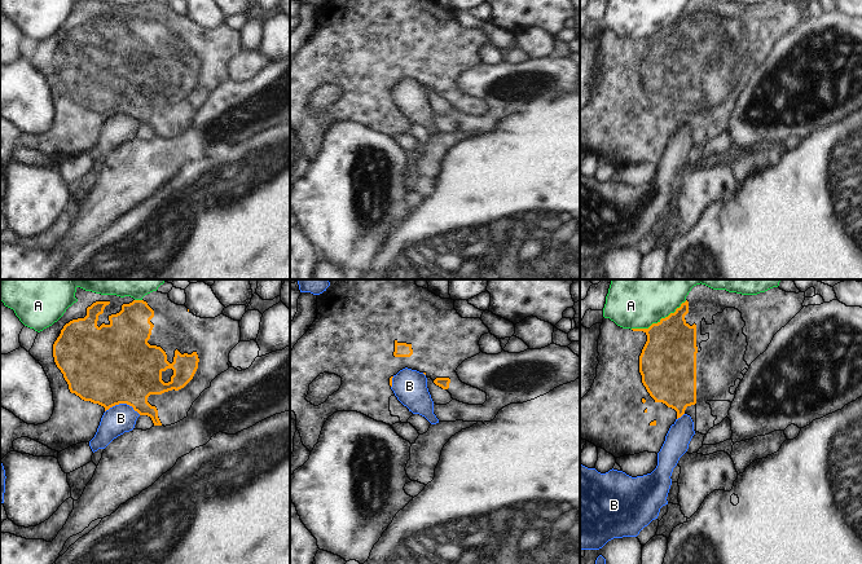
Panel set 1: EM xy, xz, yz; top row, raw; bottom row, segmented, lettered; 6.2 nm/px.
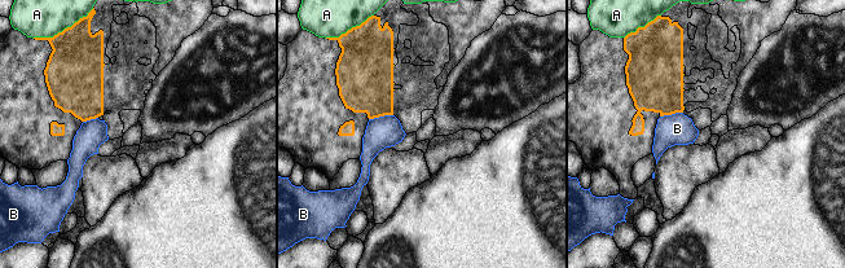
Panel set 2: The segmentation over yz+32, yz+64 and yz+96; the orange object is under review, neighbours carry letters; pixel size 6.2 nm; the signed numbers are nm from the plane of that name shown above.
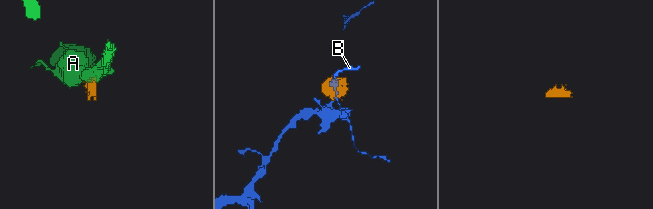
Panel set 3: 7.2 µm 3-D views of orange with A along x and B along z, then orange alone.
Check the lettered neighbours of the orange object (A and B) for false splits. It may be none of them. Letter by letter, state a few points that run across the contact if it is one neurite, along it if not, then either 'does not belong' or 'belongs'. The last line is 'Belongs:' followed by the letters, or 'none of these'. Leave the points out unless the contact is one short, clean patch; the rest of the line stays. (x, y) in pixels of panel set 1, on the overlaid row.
A: does not belong
B: line xy (105, 410), (119, 404), (128, 404), (140, 414); does not belong
Belongs: none of these

